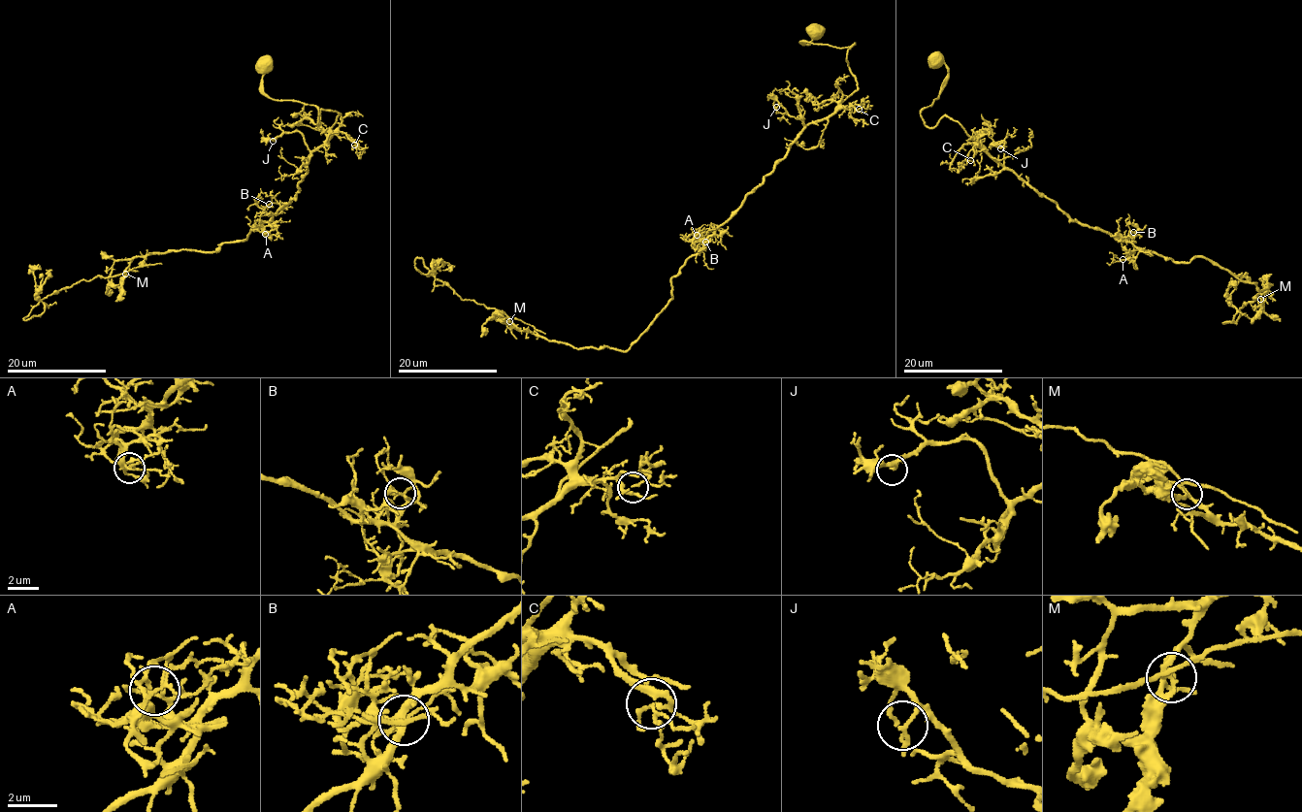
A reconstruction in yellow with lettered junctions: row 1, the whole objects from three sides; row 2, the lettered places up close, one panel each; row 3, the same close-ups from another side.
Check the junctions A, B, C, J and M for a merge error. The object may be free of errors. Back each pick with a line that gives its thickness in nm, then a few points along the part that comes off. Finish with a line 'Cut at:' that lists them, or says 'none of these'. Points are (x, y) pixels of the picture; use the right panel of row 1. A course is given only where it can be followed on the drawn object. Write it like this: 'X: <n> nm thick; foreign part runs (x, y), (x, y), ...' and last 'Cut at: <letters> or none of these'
M: 120 nm thick; foreign part runs (1260, 298), (1253, 299), (1256, 297), (1242, 308), (1235, 308), (1230, 294), (1241, 277), (1234, 273)
Cut at: M

